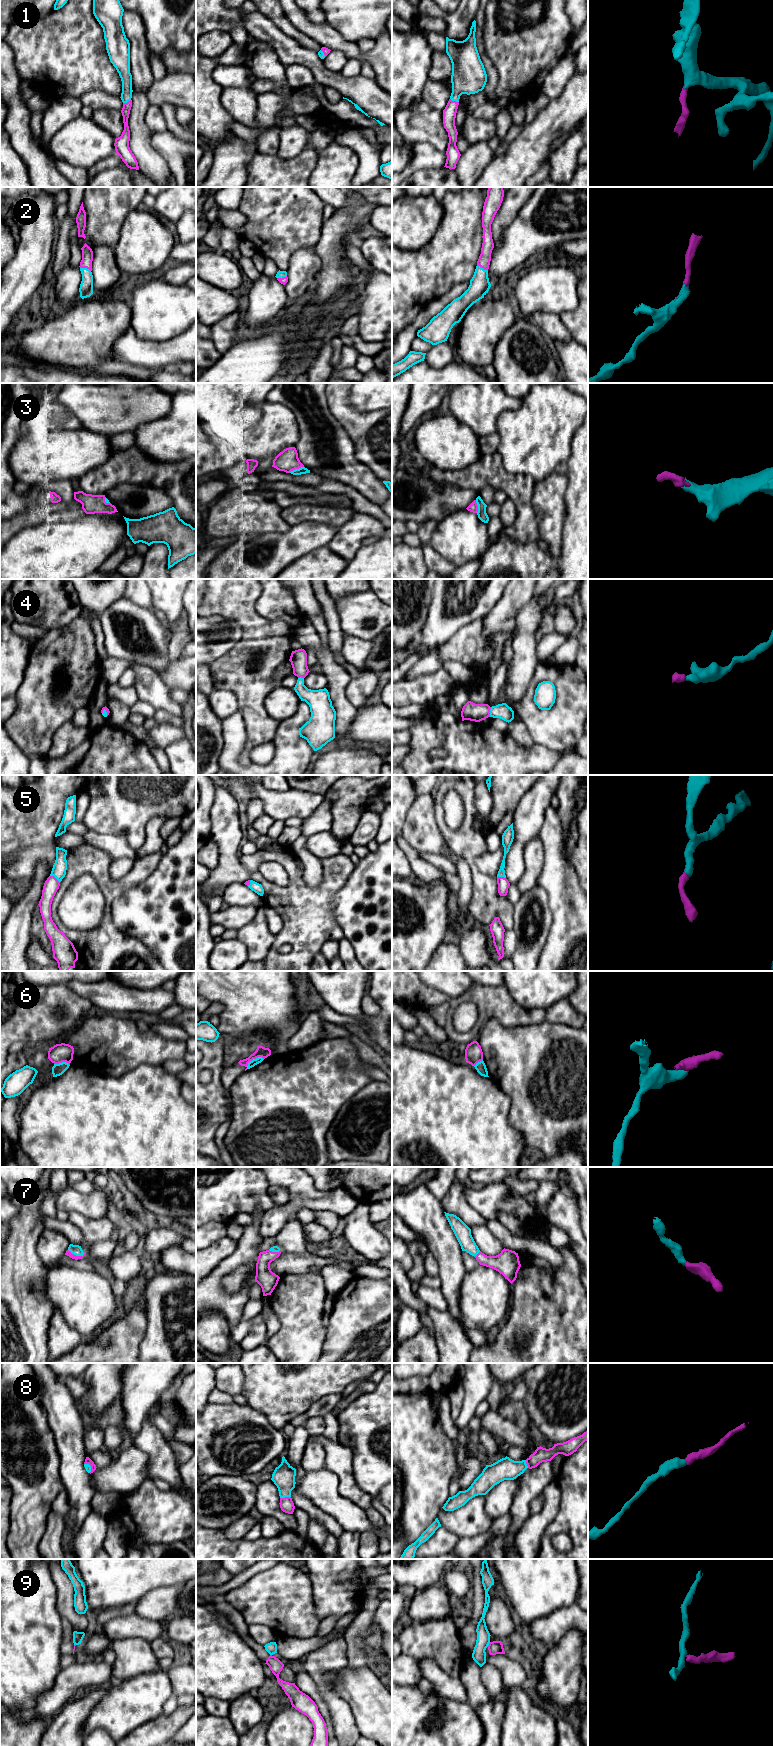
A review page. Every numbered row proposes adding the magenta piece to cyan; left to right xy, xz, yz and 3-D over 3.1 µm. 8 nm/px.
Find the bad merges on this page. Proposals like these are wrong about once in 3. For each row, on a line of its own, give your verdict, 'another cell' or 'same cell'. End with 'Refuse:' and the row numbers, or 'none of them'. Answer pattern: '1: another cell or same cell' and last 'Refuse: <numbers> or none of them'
1: same cell
2: same cell
3: same cell
4: same cell
5: same cell
6: another cell
7: same cell
8: same cell
9: another cell
Refuse: 6, 9

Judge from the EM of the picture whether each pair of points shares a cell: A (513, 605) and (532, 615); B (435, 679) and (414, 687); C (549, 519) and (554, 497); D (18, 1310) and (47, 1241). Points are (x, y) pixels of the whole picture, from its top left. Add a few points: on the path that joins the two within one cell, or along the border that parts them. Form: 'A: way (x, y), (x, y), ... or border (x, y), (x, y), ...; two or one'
A: border (532, 595), (517, 613), (515, 628), (512, 631); two
B: way (430, 684), (421, 684), (419, 686); one
C: way (551, 514), (551, 502); one
D: border (40, 1234), (37, 1240), (37, 1255), (46, 1265); two

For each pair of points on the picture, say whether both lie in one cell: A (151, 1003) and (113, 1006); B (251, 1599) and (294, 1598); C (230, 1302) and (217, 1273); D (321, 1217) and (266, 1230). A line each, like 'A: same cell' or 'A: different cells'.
A: same cell
B: same cell
C: same cell
D: different cells

